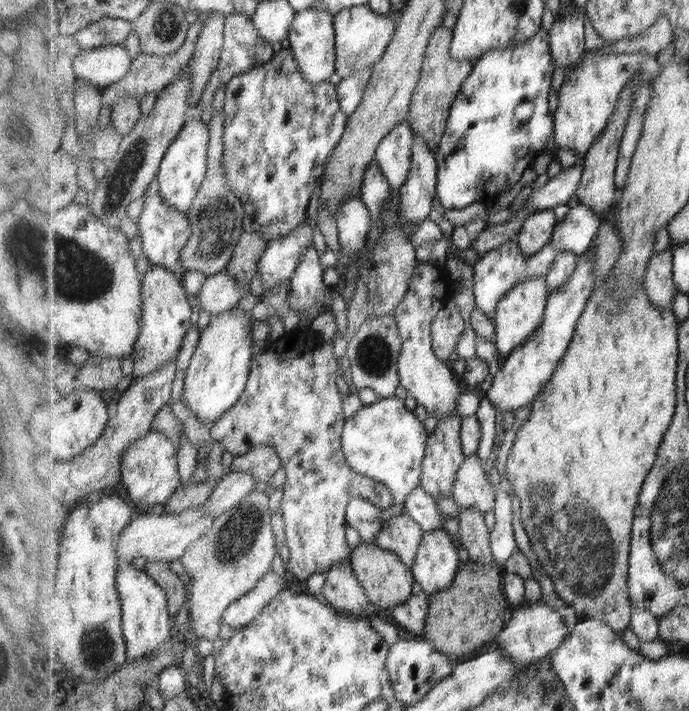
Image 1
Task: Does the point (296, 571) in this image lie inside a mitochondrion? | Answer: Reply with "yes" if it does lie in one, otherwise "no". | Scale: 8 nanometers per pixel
no

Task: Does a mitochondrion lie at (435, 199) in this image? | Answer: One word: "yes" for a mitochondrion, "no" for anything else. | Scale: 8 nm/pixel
no

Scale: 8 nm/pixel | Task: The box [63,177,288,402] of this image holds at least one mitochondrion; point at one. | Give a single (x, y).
(217, 220)

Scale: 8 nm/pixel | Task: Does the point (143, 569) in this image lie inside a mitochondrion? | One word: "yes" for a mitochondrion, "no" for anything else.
no

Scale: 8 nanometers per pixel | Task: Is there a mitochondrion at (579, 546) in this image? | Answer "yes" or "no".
yes

